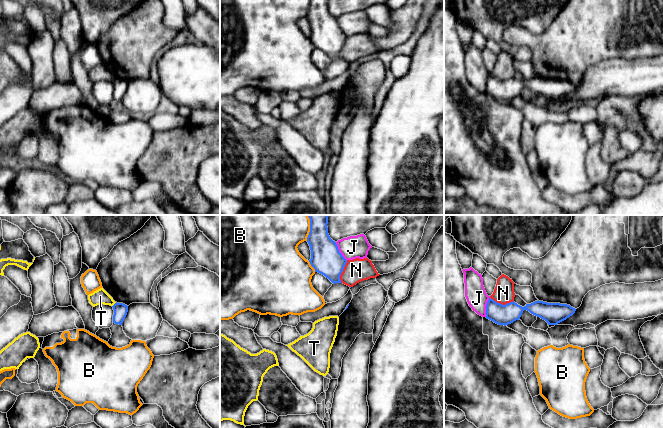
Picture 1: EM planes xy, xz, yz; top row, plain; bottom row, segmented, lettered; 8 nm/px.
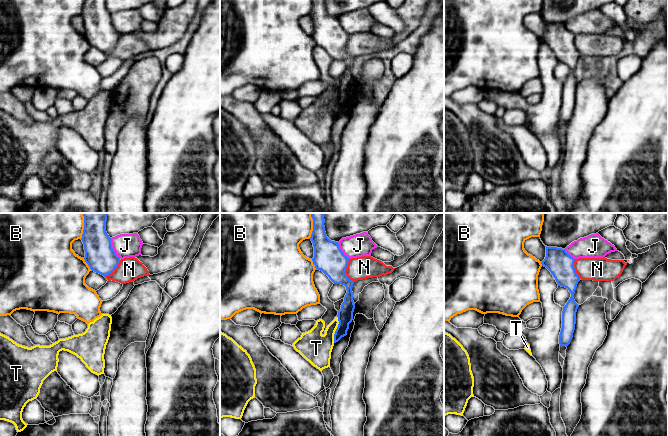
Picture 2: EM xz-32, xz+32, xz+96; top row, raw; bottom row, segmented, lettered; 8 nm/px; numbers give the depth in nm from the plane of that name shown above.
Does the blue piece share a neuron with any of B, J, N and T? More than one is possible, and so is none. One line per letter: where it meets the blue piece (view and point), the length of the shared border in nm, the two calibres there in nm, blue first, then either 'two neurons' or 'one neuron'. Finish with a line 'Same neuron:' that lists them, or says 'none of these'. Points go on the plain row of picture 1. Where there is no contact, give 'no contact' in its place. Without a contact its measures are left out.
B: xz (309, 8) | 140 nm | 240/280 nm | two neurons
J: yz (486, 83) | 160 nm | 160/170 nm | two neurons
N: yz (501, 80) | 190 nm | 160/160 nm | two neurons
T: xy (114, 80) | 50 nm | 110/120 nm | two neurons
Same neuron: none of these

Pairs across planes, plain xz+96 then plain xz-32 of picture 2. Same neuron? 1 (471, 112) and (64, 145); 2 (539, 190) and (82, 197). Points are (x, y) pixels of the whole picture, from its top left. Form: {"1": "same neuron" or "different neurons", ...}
{"1": "different neurons", "2": "same neuron"}

